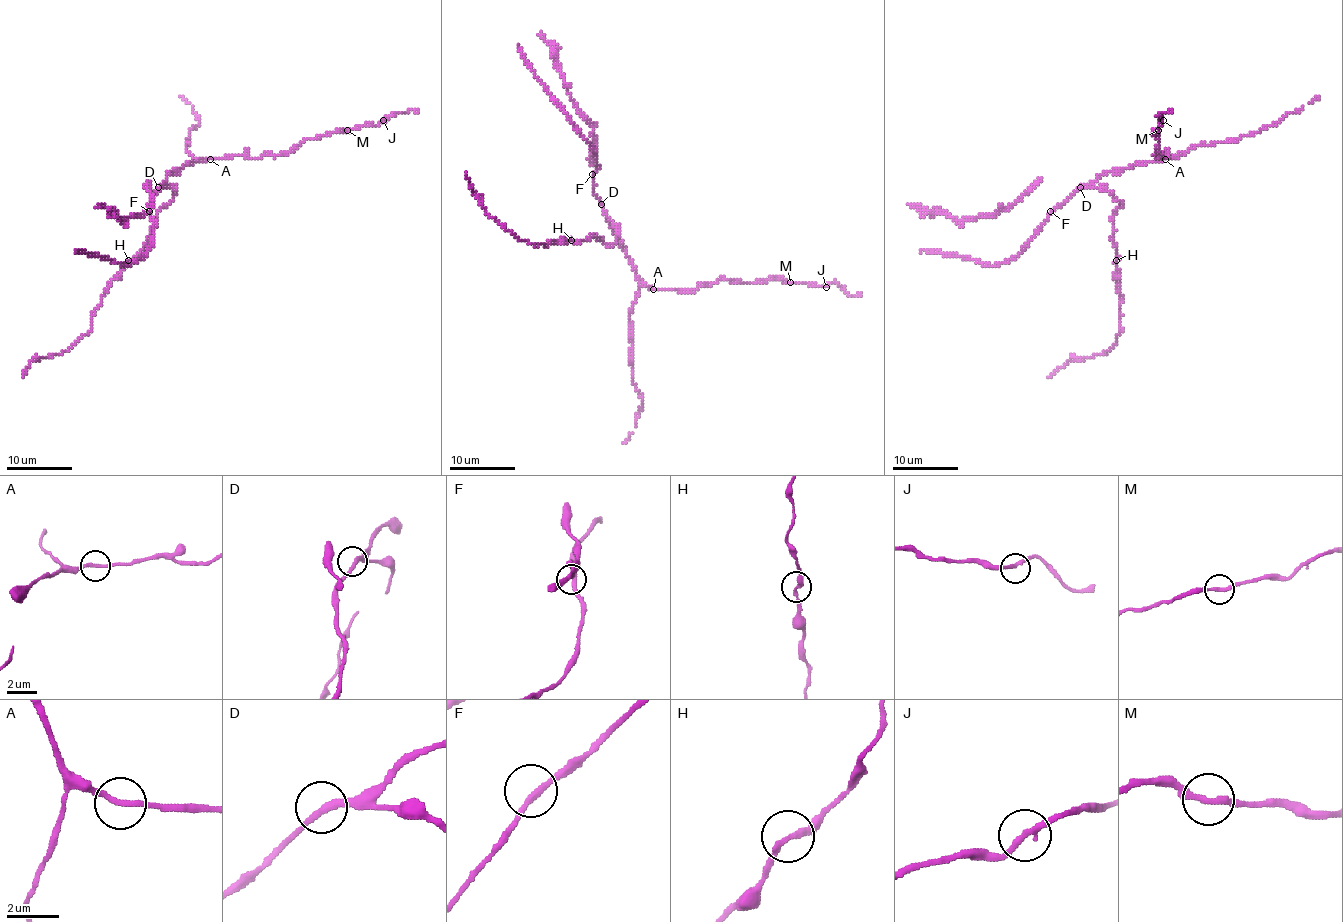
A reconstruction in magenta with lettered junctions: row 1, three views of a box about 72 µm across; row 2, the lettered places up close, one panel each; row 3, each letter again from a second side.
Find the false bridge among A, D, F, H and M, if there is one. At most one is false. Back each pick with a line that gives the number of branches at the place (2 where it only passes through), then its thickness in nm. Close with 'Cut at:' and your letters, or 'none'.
Cut at: none

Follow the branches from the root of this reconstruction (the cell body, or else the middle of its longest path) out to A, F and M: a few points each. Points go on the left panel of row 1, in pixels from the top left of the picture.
A: (166, 180), (171, 172), (177, 172), (187, 164), (210, 159)
F: (166, 180), (151, 197), (149, 211)
M: (166, 180), (171, 172), (203, 159), (288, 154), (306, 140), (347, 130)

